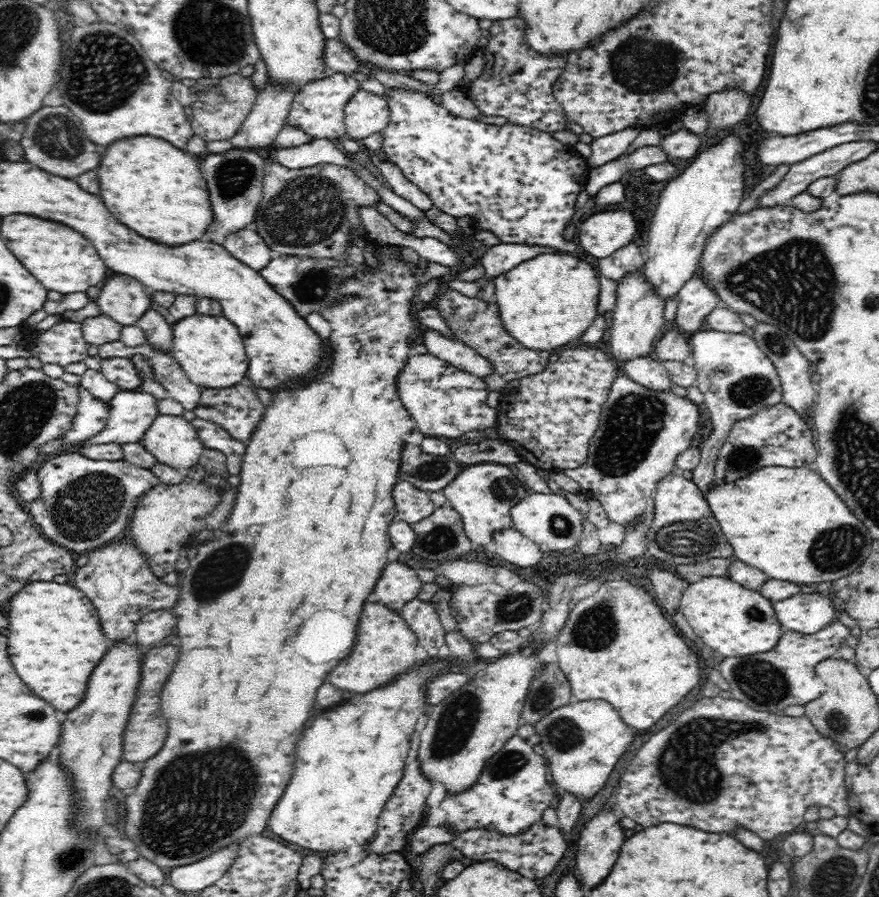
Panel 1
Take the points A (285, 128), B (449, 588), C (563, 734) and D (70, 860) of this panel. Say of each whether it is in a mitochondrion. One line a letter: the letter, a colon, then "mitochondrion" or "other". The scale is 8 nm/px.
A: other
B: other
C: mitochondrion
D: mitochondrion

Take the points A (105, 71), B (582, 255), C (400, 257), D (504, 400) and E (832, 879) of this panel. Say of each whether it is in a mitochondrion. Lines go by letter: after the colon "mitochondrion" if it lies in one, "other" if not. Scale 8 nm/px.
A: mitochondrion
B: other
C: other
D: other
E: mitochondrion

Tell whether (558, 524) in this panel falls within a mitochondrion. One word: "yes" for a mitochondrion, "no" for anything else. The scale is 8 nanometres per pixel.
yes

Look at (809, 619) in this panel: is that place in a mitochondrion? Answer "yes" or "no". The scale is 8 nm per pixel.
no

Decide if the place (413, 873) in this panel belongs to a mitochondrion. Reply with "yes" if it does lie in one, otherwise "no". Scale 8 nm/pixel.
no

